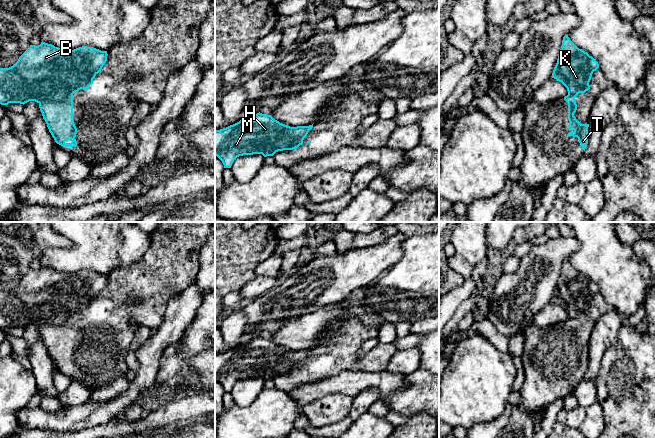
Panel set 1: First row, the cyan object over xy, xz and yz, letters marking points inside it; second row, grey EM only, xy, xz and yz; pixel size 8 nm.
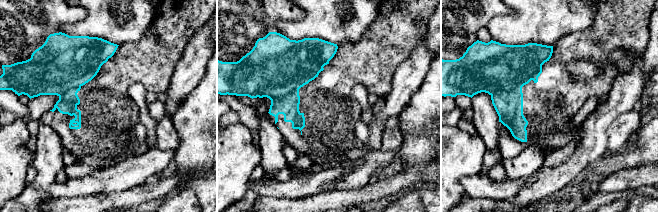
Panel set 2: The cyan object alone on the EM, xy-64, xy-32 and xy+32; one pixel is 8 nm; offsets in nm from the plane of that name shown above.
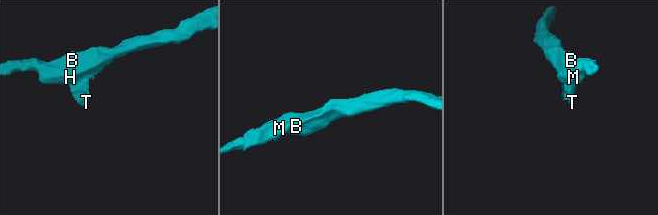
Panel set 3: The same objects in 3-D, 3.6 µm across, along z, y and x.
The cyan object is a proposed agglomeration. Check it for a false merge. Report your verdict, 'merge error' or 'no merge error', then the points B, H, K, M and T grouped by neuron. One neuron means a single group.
merge error; groups B H K M / T

